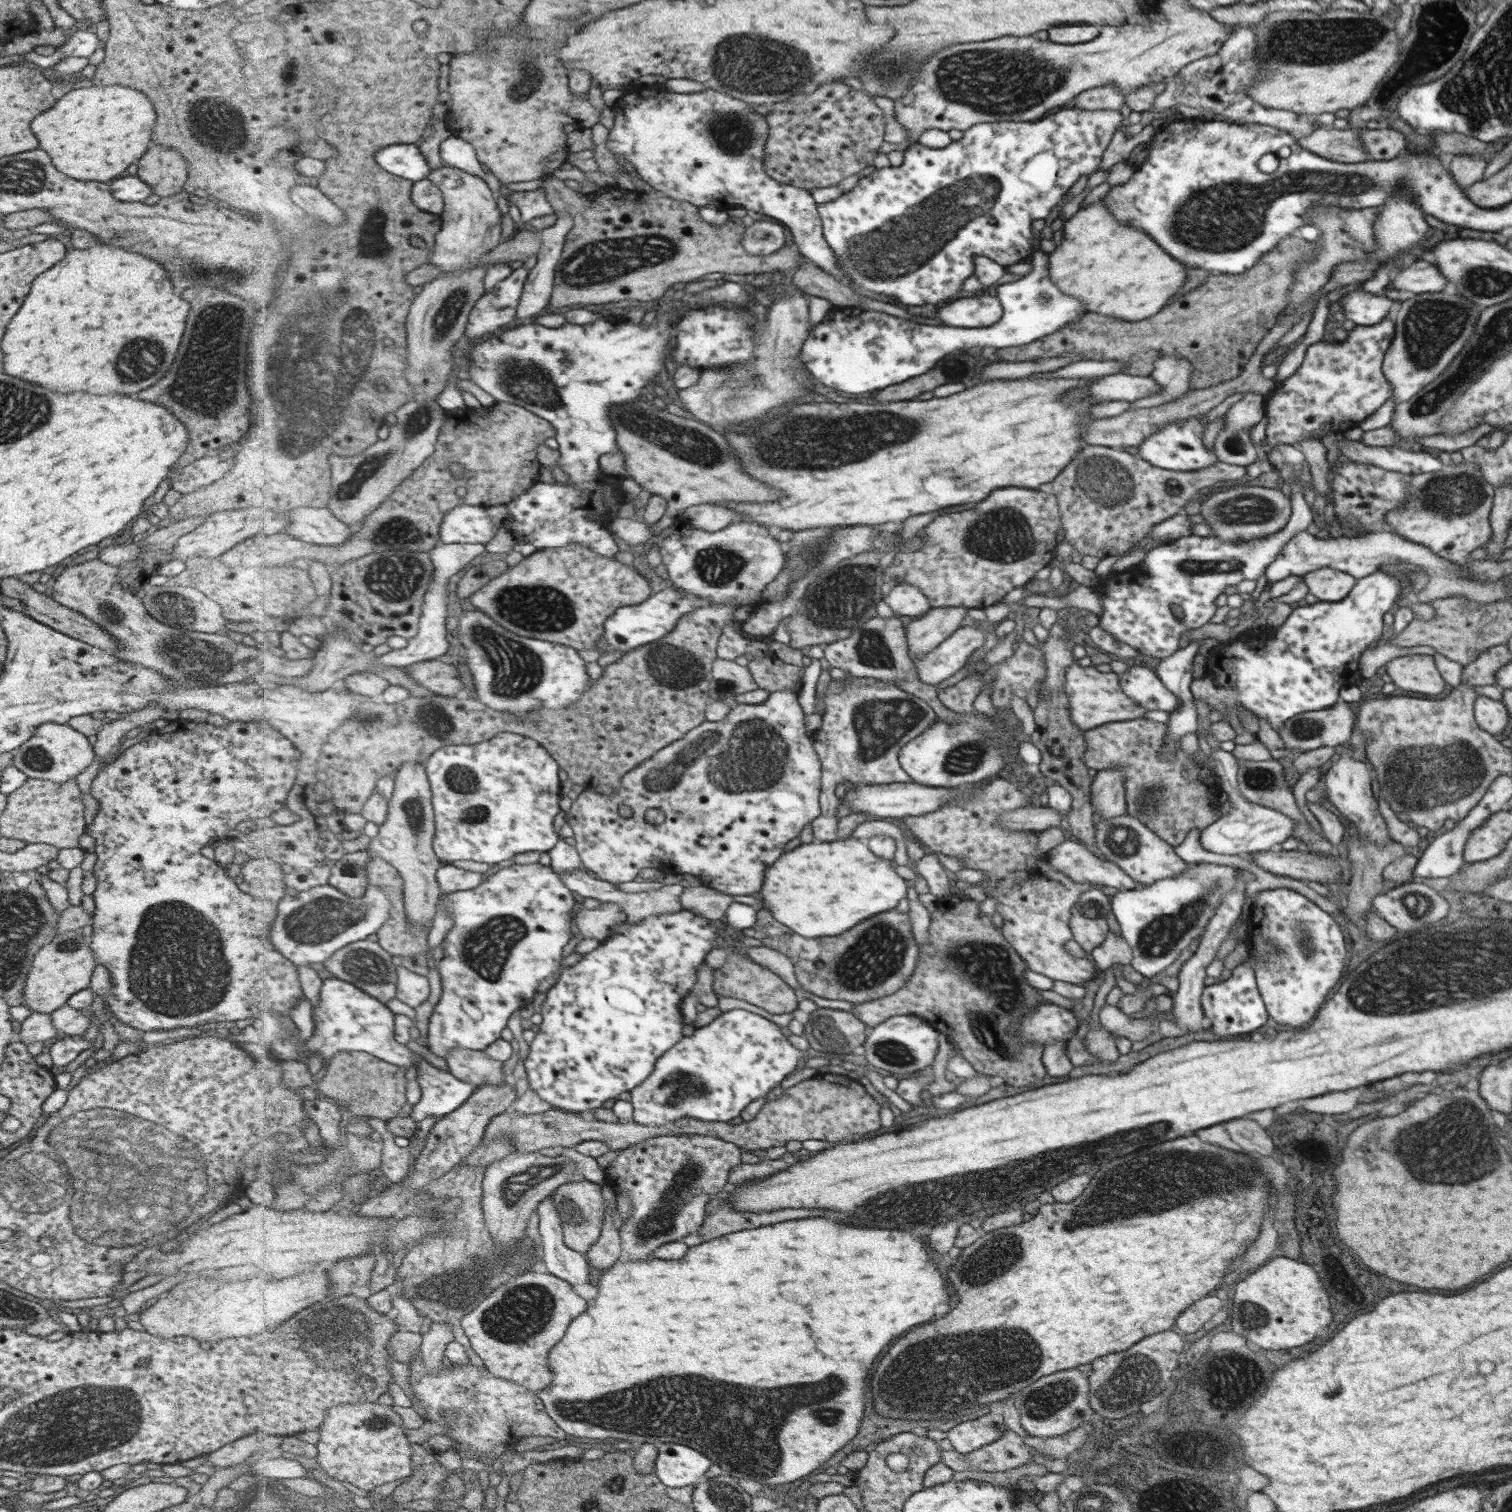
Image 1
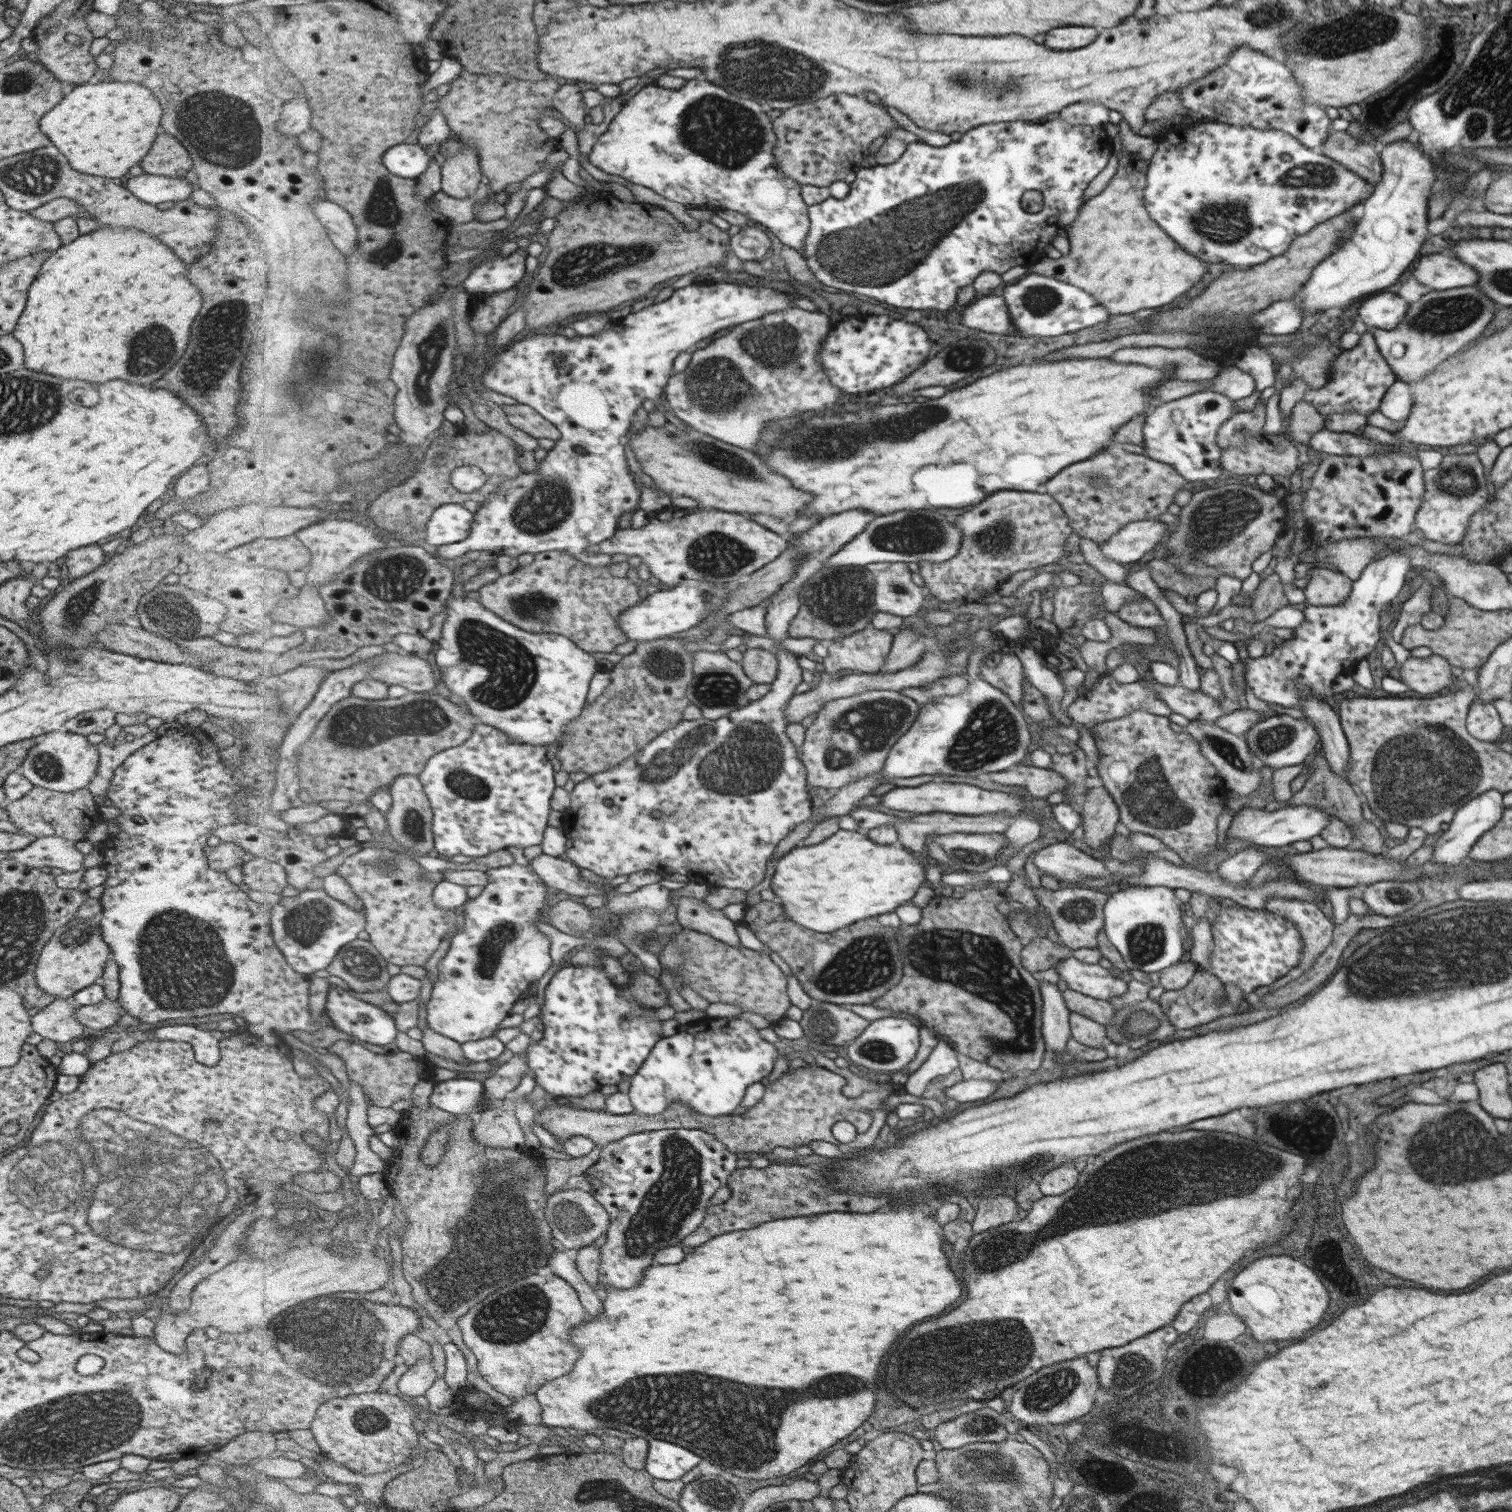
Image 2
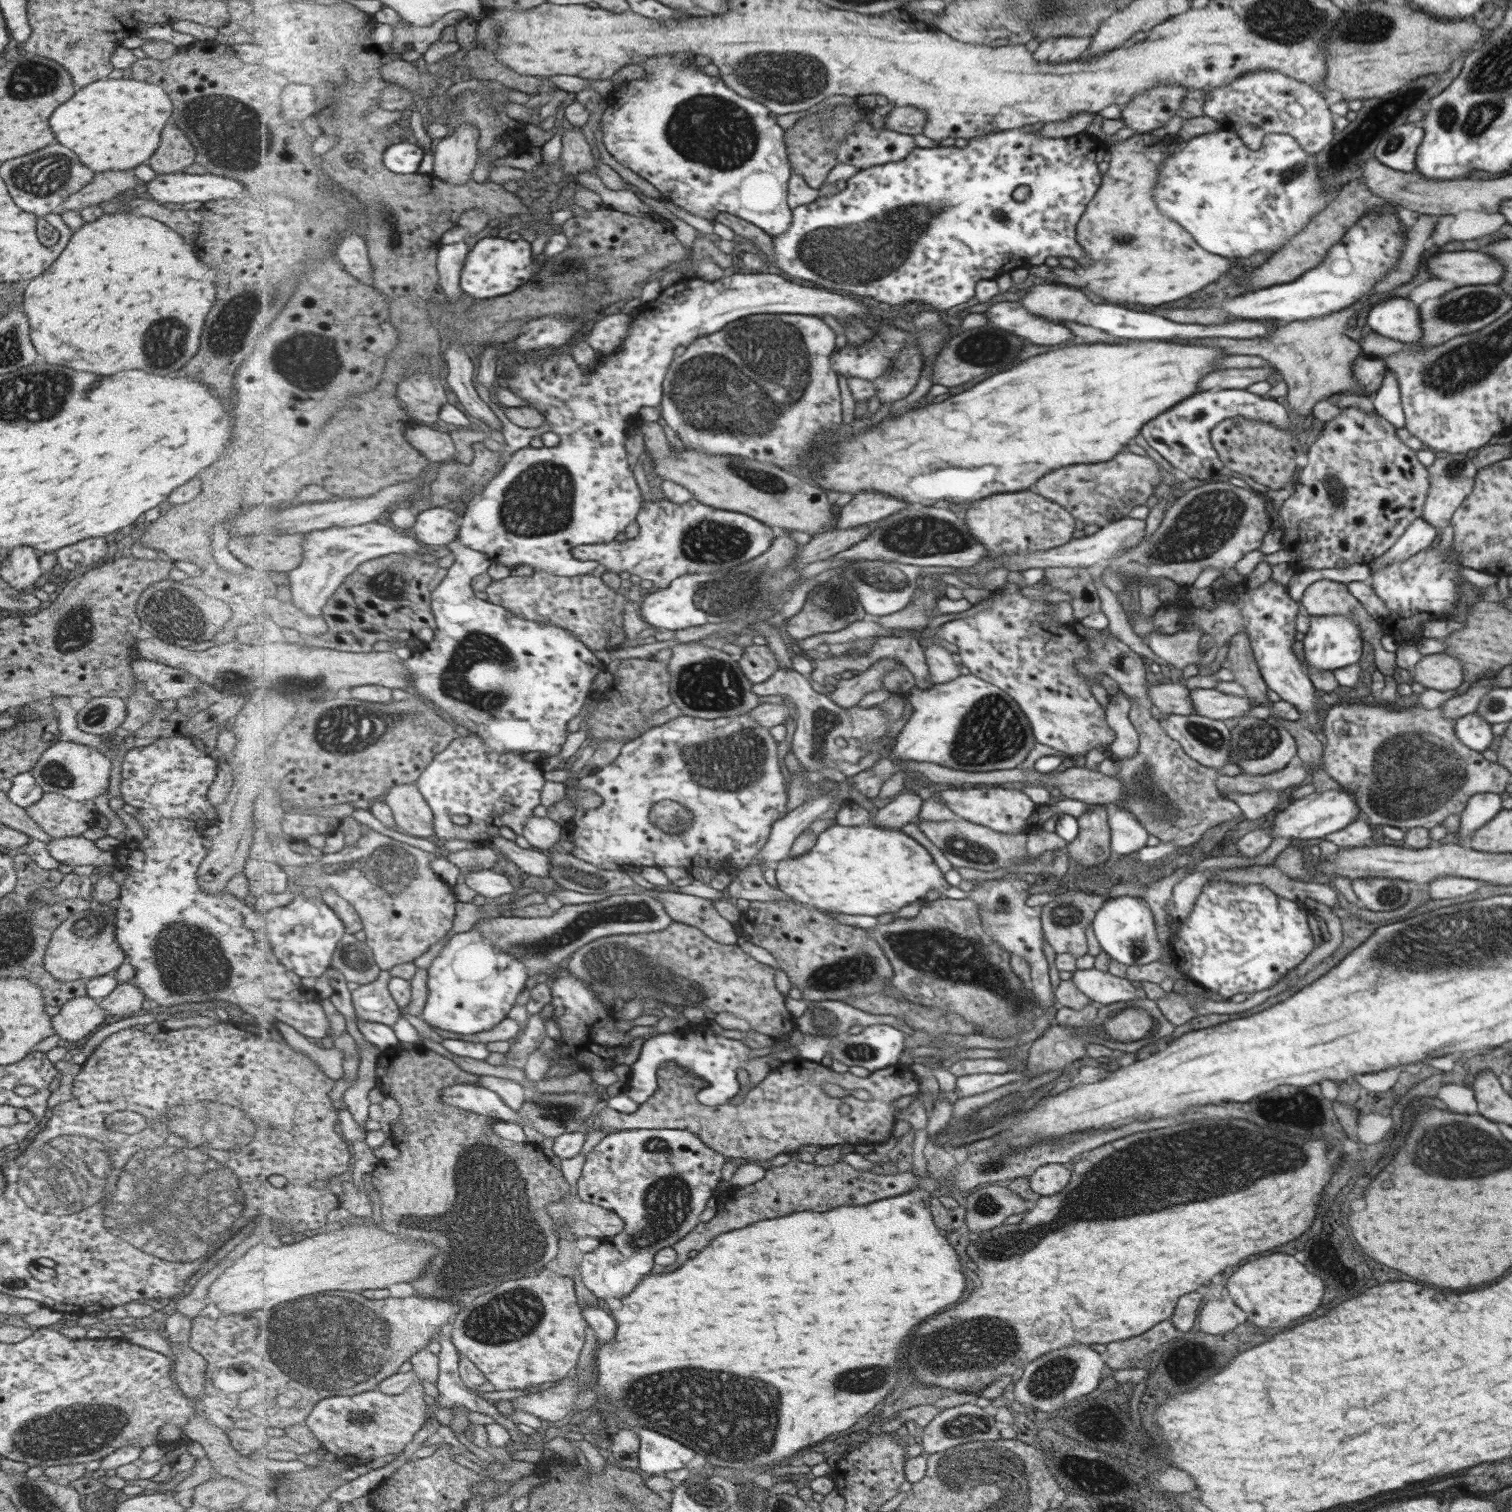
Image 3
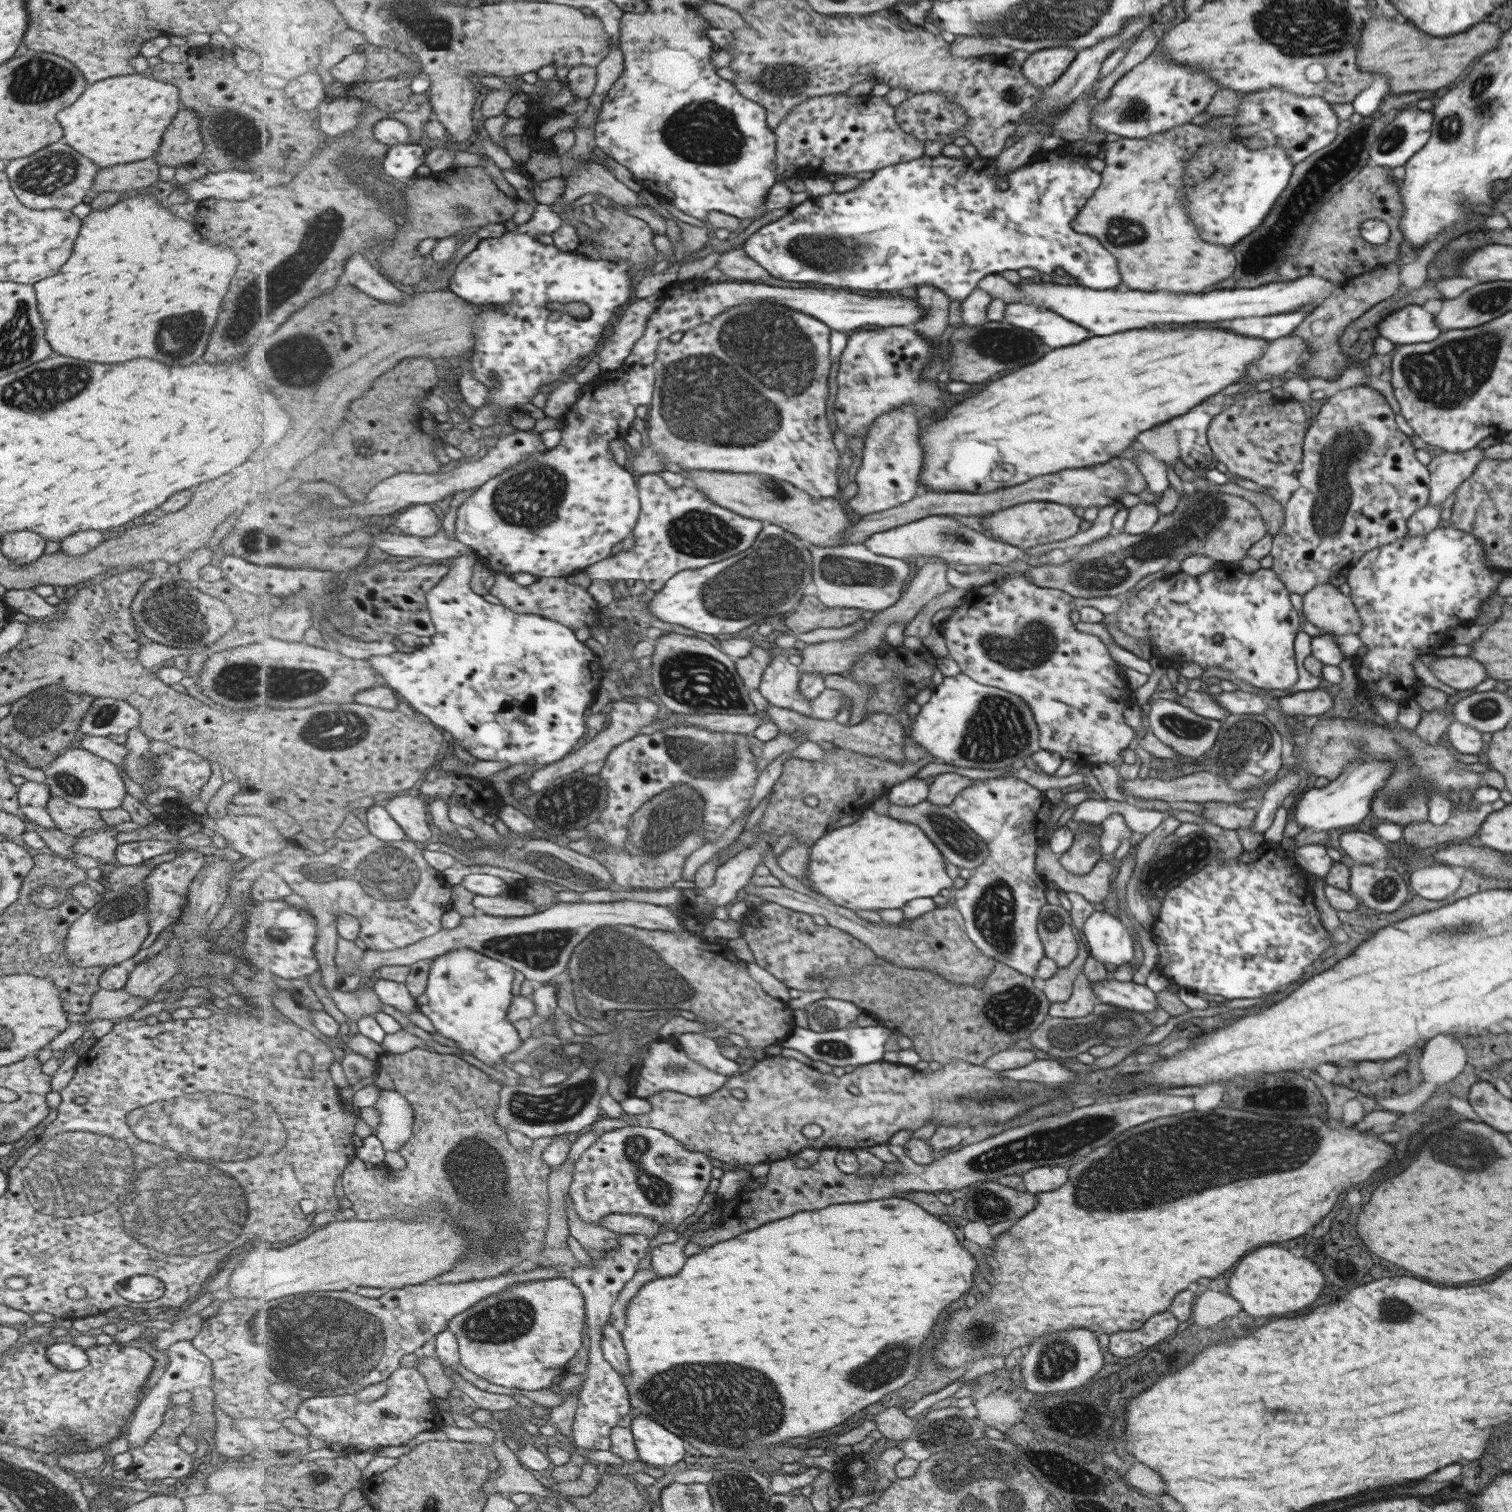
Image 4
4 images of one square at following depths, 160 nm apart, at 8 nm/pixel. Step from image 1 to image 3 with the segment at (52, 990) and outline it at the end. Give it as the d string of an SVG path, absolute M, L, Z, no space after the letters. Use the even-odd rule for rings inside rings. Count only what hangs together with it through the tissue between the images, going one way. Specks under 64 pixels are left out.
M116 899L108 904L91 904L82 911L70 913L52 933L43 958L44 968L61 984L81 978L96 978L116 970L127 956L115 939Z

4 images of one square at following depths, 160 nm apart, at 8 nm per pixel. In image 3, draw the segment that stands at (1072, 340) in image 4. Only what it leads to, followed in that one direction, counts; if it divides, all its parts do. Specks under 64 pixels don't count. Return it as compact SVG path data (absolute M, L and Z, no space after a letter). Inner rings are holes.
M1018 301L996 303L985 313L987 313L988 323L992 326L1022 336L1034 344L1052 346L1066 342L1075 335L1069 326L1040 318Z

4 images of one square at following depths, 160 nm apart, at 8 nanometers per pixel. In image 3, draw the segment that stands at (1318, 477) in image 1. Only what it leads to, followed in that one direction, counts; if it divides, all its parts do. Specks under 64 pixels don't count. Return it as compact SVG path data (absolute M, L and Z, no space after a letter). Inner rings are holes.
M1363 296L1348 308L1333 312L1328 316L1309 318L1308 320L1295 320L1280 324L1270 335L1263 337L1237 339L1230 337L1214 338L1175 338L1173 342L1187 342L1188 344L1204 344L1204 347L1220 349L1224 355L1258 356L1268 361L1281 374L1281 378L1288 386L1287 407L1291 414L1309 423L1312 418L1312 408L1319 400L1336 394L1357 394L1363 388L1355 381L1353 375L1353 362L1360 358L1363 348L1351 343L1344 334L1348 320L1361 308L1368 305L1368 298Z

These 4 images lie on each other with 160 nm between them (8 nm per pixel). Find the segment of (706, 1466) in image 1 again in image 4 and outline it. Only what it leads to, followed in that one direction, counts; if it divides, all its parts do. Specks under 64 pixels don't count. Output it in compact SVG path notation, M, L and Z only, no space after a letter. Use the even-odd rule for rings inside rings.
M639 1413L632 1428L640 1458L649 1466L675 1467L688 1456L686 1439L650 1416Z

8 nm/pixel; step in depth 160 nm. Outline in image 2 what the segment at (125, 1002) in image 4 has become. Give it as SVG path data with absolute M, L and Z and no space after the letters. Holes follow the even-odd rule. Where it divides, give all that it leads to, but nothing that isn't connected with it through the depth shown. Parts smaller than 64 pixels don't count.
M72 997L55 999L31 1016L32 1031L56 1043L77 1041L86 1028L73 1016L78 1007Z

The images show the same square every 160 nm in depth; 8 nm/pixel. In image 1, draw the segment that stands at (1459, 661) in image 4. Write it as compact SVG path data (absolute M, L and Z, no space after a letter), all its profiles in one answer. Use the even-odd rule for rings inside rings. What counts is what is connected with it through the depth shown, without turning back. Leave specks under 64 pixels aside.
M1412 654L1397 657L1386 664L1386 672L1397 688L1408 693L1438 695L1446 688L1446 682L1436 670L1432 655Z

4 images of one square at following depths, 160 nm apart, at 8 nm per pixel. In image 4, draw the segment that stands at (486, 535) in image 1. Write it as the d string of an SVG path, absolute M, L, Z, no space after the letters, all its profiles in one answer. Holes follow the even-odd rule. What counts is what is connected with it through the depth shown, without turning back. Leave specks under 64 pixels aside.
M416 505L394 518L393 523L390 526L396 526L396 528L398 528L398 530L394 530L394 532L398 531L426 538L439 534L439 532L443 530L443 523L444 521L442 521L442 518L438 516L438 512L436 512L431 505Z

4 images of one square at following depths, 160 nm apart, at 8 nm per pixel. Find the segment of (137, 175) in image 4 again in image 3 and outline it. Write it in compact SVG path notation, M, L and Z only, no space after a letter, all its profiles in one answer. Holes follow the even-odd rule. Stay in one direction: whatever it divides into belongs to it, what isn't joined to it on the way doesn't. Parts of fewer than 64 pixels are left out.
M132 170L128 172L102 172L95 174L90 184L86 184L78 192L71 194L62 204L55 210L55 214L62 215L68 211L77 211L81 213L84 209L104 204L111 199L121 196L121 192L136 186L138 178Z

